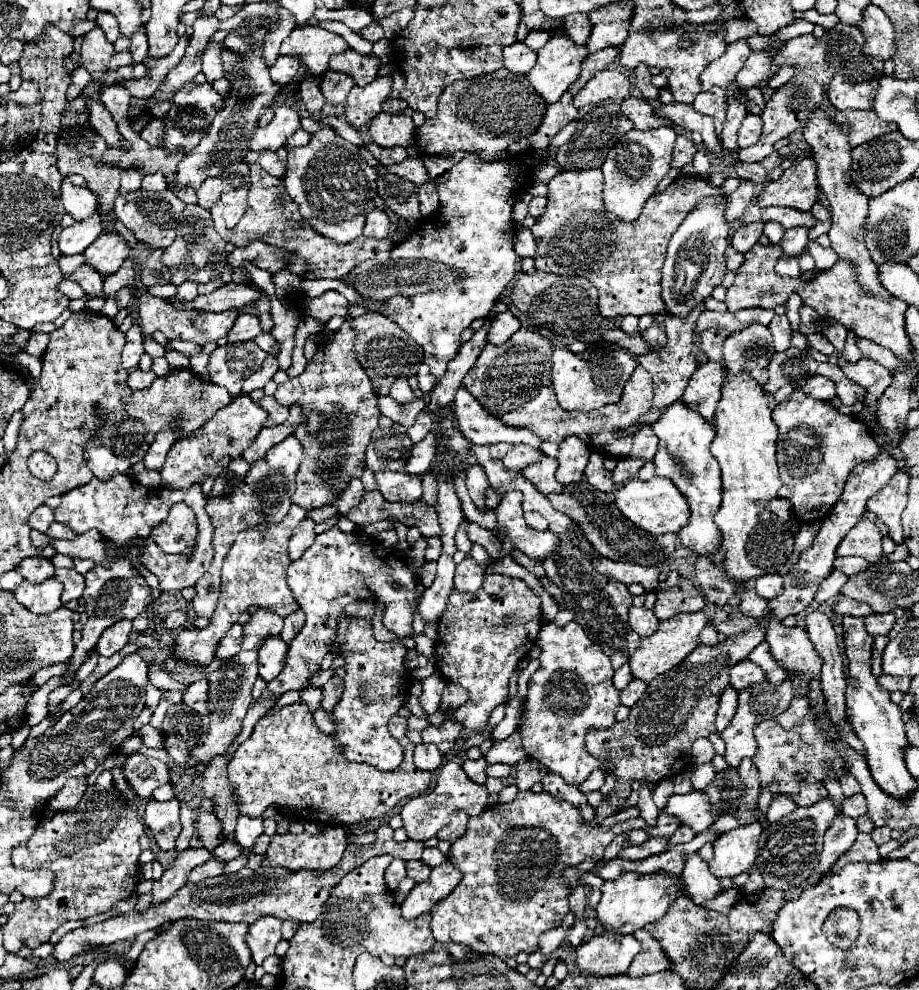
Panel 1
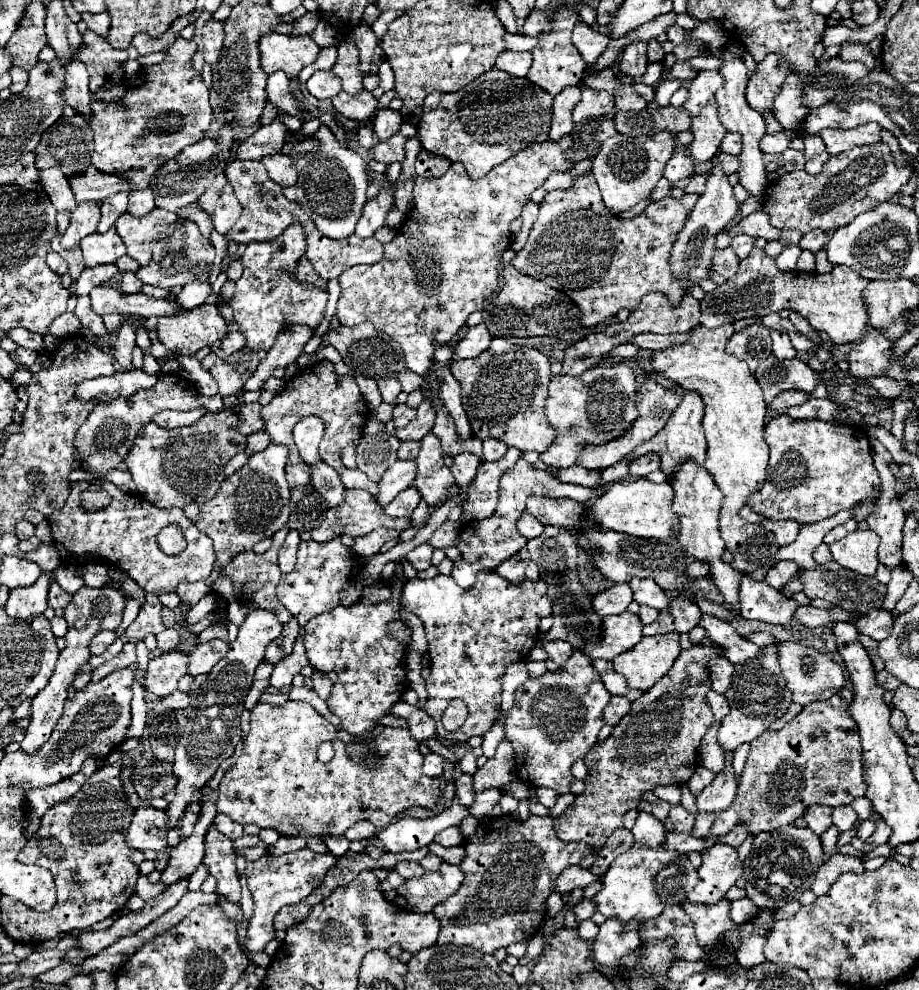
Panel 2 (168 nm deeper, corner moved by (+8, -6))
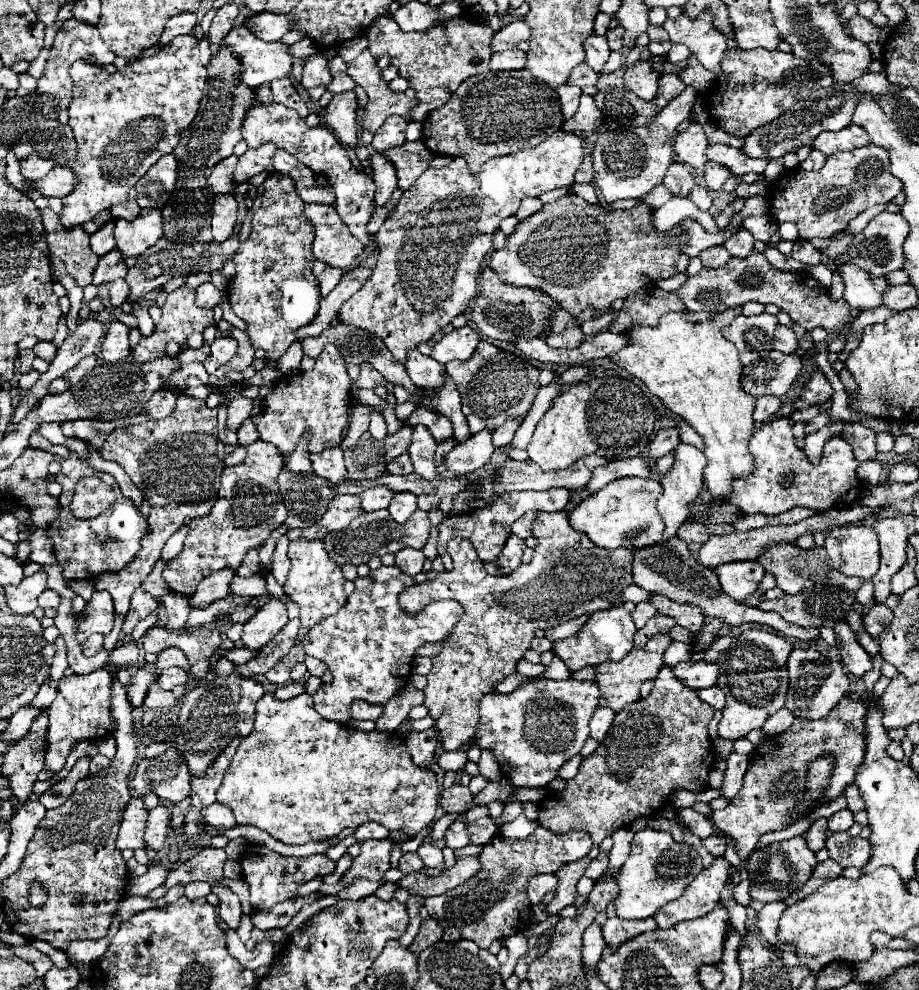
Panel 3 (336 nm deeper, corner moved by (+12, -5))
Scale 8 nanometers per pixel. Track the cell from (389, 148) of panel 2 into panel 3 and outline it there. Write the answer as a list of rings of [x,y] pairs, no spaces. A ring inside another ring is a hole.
[[[422,140],[388,148],[384,154],[394,162],[398,172],[398,184],[404,190],[408,190],[414,184],[414,180],[430,166],[430,160],[434,158],[432,150],[428,150],[428,146],[424,146]]]

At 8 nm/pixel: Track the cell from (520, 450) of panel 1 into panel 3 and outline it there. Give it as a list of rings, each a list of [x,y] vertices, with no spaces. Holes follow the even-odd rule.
[[[550,488],[546,492],[508,492],[508,494],[502,494],[496,502],[488,504],[482,510],[474,510],[472,514],[450,516],[438,528],[440,530],[440,536],[438,536],[438,556],[442,558],[446,570],[452,570],[453,562],[452,558],[448,556],[448,552],[446,552],[446,544],[454,536],[460,536],[460,538],[468,538],[474,544],[474,548],[478,552],[478,558],[482,562],[494,562],[498,558],[498,554],[502,552],[502,548],[506,544],[506,538],[512,532],[510,530],[512,524],[520,516],[524,516],[530,510],[540,510],[540,512],[548,512],[548,510],[550,512],[558,512],[558,510],[564,510],[566,504],[568,504],[568,498],[570,498],[570,492],[564,490],[564,488]]]

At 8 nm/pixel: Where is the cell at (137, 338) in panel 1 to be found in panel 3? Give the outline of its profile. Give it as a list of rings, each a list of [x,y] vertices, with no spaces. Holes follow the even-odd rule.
[[[114,320],[108,324],[106,334],[100,344],[100,356],[106,362],[120,362],[130,356],[130,344],[128,344],[128,326]]]

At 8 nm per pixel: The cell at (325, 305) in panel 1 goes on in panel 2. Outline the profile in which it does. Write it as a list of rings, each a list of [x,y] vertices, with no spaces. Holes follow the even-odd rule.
[[[294,223],[274,241],[248,243],[242,255],[244,273],[236,281],[236,291],[230,297],[230,305],[234,309],[234,321],[246,335],[246,345],[252,351],[270,351],[284,325],[306,325],[316,333],[324,321],[328,293],[306,283],[296,283],[288,277],[288,271],[294,271],[298,259],[304,255],[304,241],[304,229],[300,223]]]

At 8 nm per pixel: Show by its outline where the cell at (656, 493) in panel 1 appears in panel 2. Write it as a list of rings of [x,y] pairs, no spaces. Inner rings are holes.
[[[646,479],[638,481],[616,481],[612,483],[588,509],[588,515],[602,527],[620,533],[628,533],[634,537],[672,537],[680,531],[680,519],[672,511],[672,495],[674,489],[670,483],[650,483]]]

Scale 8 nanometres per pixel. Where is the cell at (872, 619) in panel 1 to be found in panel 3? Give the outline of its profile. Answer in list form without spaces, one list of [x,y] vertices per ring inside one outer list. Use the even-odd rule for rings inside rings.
[[[876,604],[876,606],[870,610],[870,614],[864,616],[864,628],[866,628],[866,632],[868,632],[872,638],[878,638],[880,632],[882,632],[886,626],[890,626],[892,618],[894,618],[894,612],[892,612],[888,606]]]

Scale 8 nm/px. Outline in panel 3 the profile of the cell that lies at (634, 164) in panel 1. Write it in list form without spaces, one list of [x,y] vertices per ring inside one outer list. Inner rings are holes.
[[[686,88],[674,100],[662,108],[656,118],[642,128],[616,128],[598,134],[598,140],[592,148],[592,168],[596,186],[602,190],[608,204],[624,198],[640,198],[648,194],[654,186],[662,184],[662,178],[672,164],[672,146],[676,138],[677,127],[691,114],[696,100],[696,90]]]

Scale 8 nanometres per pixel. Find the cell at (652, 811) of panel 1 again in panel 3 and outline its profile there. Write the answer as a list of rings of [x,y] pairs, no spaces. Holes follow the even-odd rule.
[[[644,828],[634,834],[632,852],[616,876],[620,894],[614,900],[620,918],[650,918],[664,904],[676,900],[684,888],[702,872],[700,854],[684,842],[674,842],[668,832]]]

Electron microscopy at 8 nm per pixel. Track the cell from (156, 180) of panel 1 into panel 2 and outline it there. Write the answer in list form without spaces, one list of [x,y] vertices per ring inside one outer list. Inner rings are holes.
[[[150,187],[130,191],[128,199],[130,199],[128,213],[132,213],[134,217],[142,217],[142,215],[146,215],[154,207],[154,195],[152,195]]]

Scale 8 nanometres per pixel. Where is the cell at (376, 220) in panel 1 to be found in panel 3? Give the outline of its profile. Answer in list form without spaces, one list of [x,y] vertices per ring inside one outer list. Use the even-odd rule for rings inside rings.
[[[374,152],[370,158],[370,168],[372,168],[372,178],[376,182],[376,208],[382,208],[392,192],[398,188],[398,178],[396,178],[396,168],[388,158],[384,158],[382,152]]]

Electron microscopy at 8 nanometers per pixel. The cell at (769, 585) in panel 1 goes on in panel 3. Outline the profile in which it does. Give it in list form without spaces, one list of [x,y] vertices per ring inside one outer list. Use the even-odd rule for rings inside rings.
[[[756,560],[728,562],[716,568],[716,576],[720,580],[722,590],[730,598],[734,598],[736,602],[744,602],[746,596],[750,596],[762,582],[764,568]]]

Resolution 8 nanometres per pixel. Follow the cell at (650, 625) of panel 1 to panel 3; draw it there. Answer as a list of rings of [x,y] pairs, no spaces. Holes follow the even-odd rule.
[[[616,606],[610,610],[592,614],[588,618],[588,622],[574,636],[554,642],[552,650],[568,666],[570,672],[576,672],[586,666],[596,666],[596,664],[602,664],[608,660],[612,660],[612,662],[622,660],[634,648],[634,644],[632,644],[634,632],[636,632],[636,628],[634,628],[634,622],[632,622],[628,610],[624,606]]]

